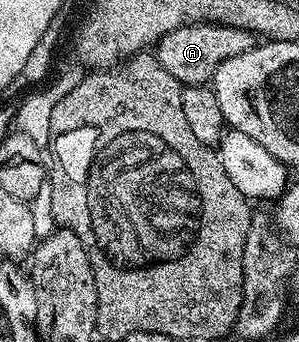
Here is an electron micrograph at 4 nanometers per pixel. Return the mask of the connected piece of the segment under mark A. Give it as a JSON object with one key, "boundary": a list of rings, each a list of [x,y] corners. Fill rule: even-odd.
{"boundary":[[[188,23],[184,27],[171,29],[156,43],[155,54],[159,65],[171,73],[183,85],[205,85],[210,82],[217,66],[227,57],[247,53],[255,45],[254,32],[241,27],[230,27],[228,23]]]}

